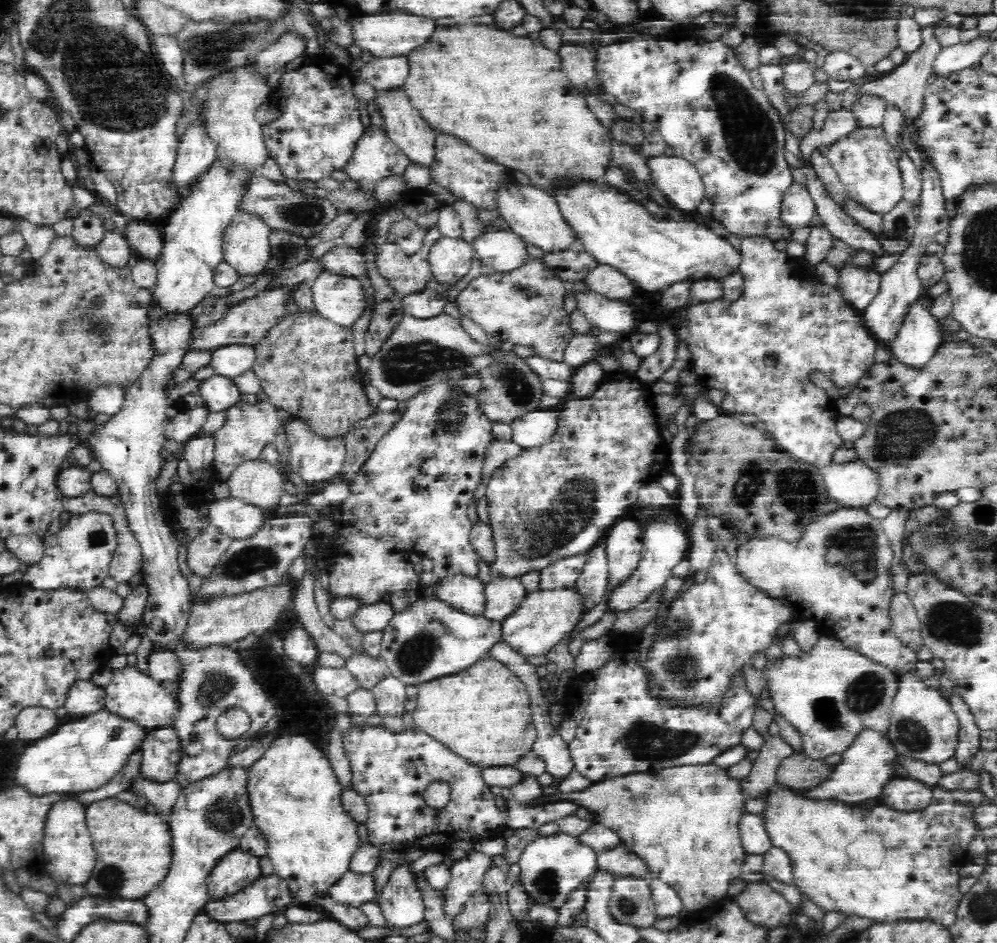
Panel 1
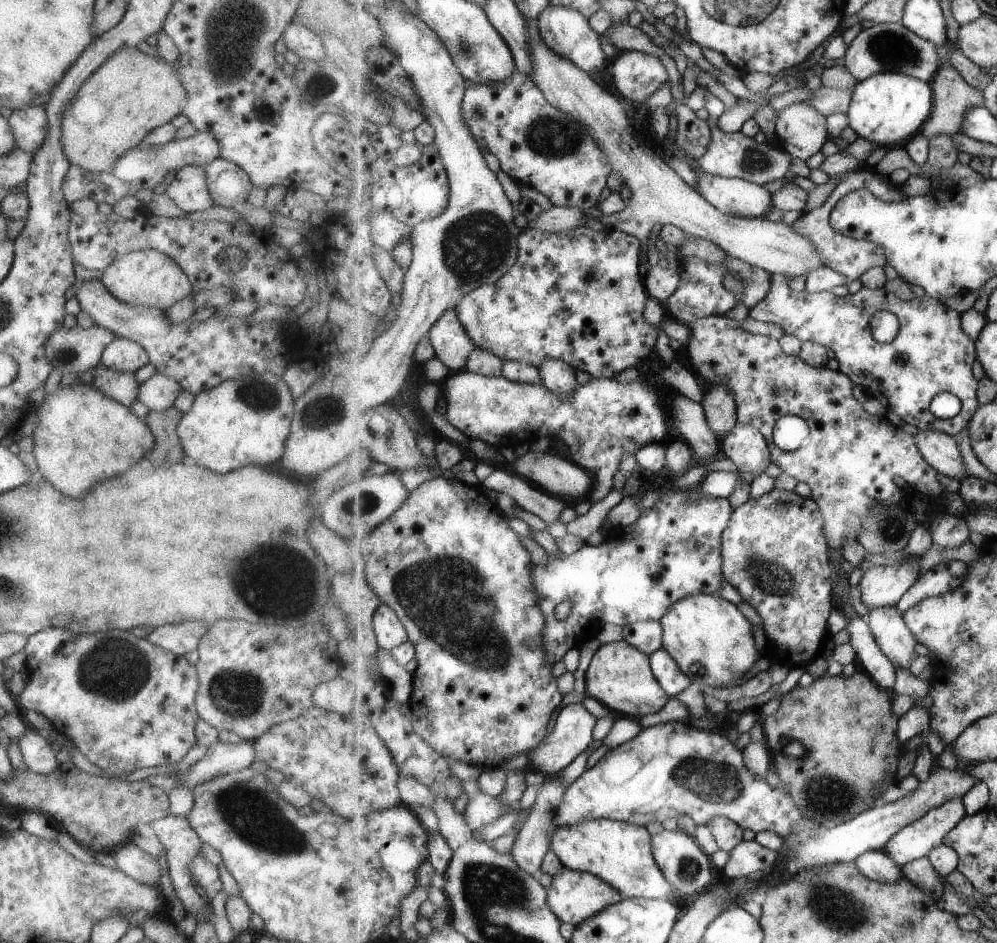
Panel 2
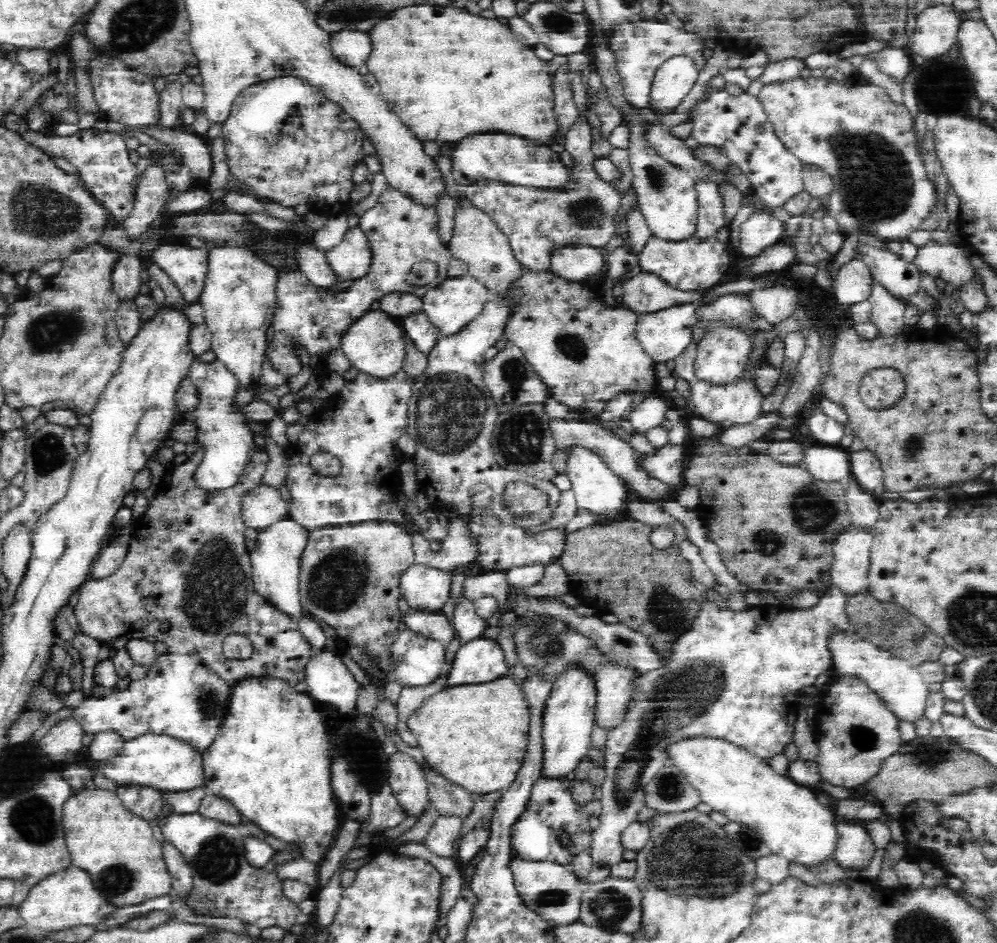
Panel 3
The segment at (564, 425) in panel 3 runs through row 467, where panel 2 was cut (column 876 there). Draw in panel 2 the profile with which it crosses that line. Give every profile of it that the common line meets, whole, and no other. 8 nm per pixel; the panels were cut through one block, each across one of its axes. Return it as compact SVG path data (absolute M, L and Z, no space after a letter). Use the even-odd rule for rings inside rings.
M879 607L872 610L868 615L869 626L875 633L876 639L884 653L895 663L896 666L902 666L909 669L912 658L917 656L916 646L919 641L908 627L905 620L905 614L901 614L896 607Z

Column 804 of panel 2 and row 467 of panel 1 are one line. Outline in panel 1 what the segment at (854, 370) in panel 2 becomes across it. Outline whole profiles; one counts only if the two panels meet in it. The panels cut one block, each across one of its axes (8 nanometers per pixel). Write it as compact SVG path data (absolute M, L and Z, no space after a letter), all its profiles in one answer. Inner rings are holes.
M289 420L285 433L291 470L304 482L328 481L343 468L347 452L344 439L322 441L298 420Z

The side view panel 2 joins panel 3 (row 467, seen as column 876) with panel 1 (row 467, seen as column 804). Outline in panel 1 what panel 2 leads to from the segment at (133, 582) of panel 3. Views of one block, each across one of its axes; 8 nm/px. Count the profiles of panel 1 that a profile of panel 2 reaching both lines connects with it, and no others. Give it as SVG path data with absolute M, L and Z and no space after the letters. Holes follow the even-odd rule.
M260 399L254 402L254 404L241 400L224 411L224 424L213 434L213 450L215 455L213 468L220 475L222 482L229 478L232 470L238 464L249 459L258 459L262 448L266 444L275 442L275 433L282 424L276 413L277 409L267 399Z

